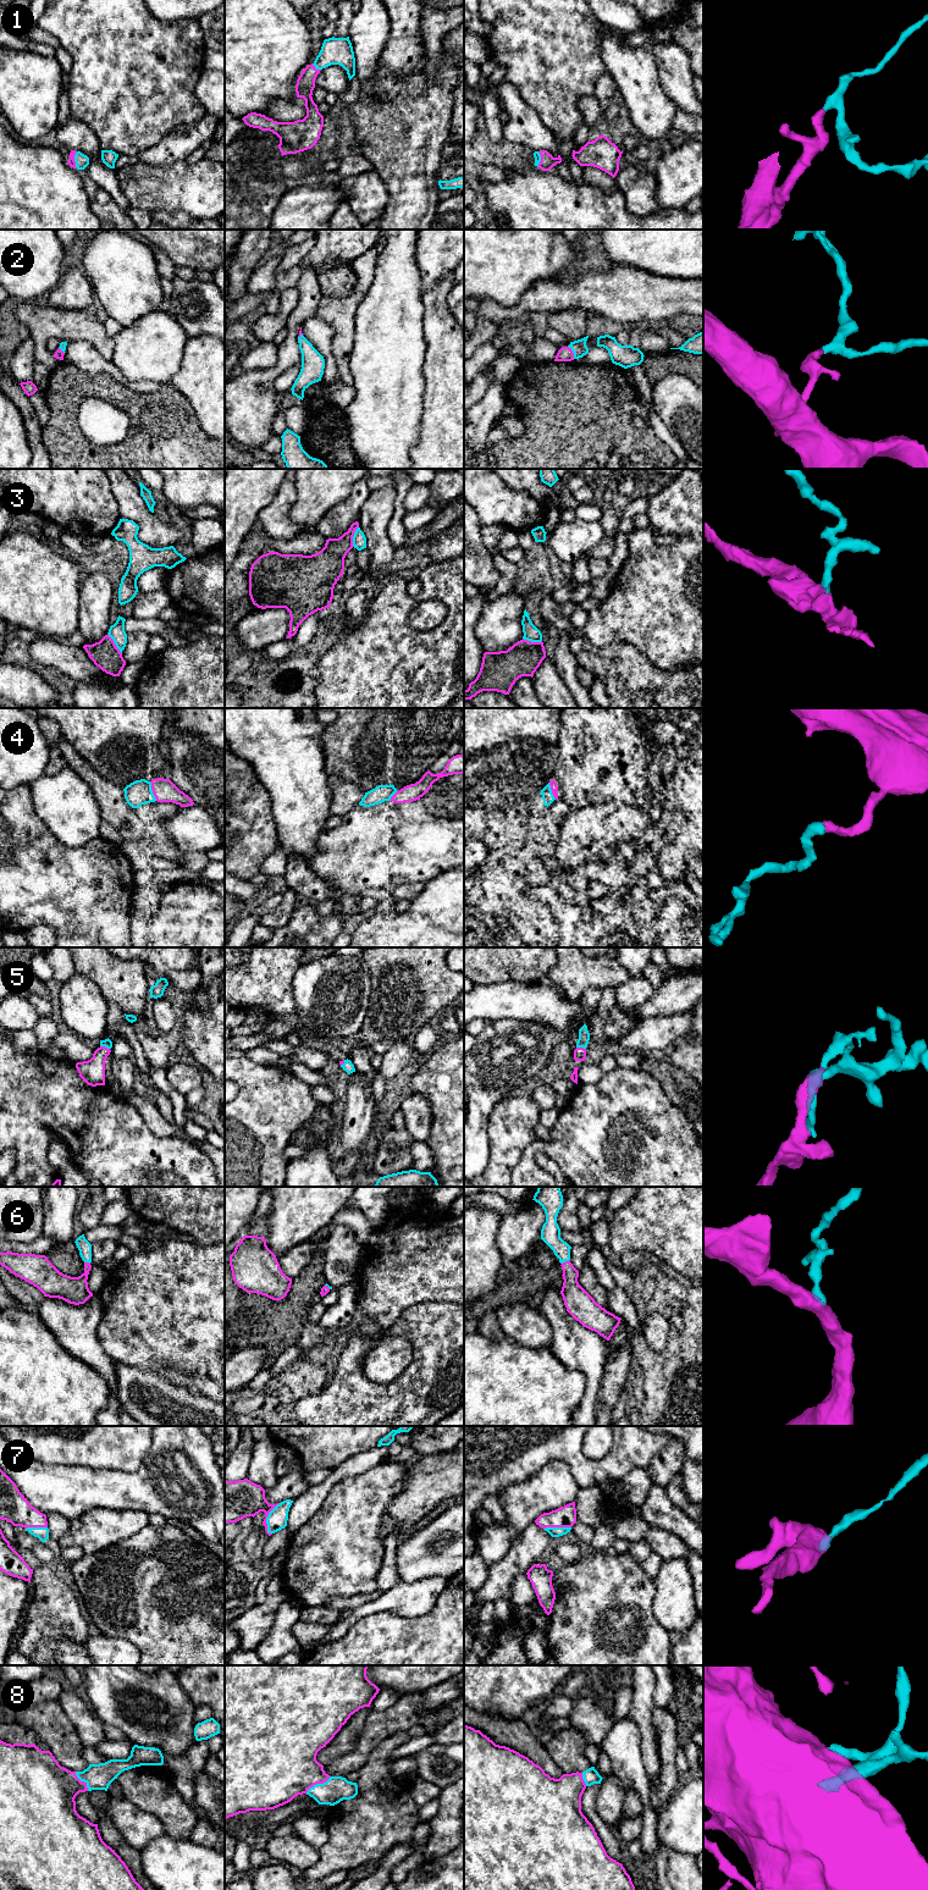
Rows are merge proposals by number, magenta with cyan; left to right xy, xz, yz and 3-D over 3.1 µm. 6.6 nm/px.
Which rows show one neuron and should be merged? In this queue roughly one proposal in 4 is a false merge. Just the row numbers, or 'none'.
1, 2, 4, 5, 6, 7, 8

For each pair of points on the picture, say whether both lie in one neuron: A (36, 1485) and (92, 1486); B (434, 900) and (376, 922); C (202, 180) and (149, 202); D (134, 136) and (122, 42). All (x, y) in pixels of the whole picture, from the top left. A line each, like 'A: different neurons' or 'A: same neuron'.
A: same neuron
B: same neuron
C: same neuron
D: same neuron

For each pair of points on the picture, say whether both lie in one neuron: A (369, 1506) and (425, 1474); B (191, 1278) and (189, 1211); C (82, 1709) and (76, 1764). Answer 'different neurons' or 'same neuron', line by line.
A: different neurons
B: different neurons
C: different neurons

